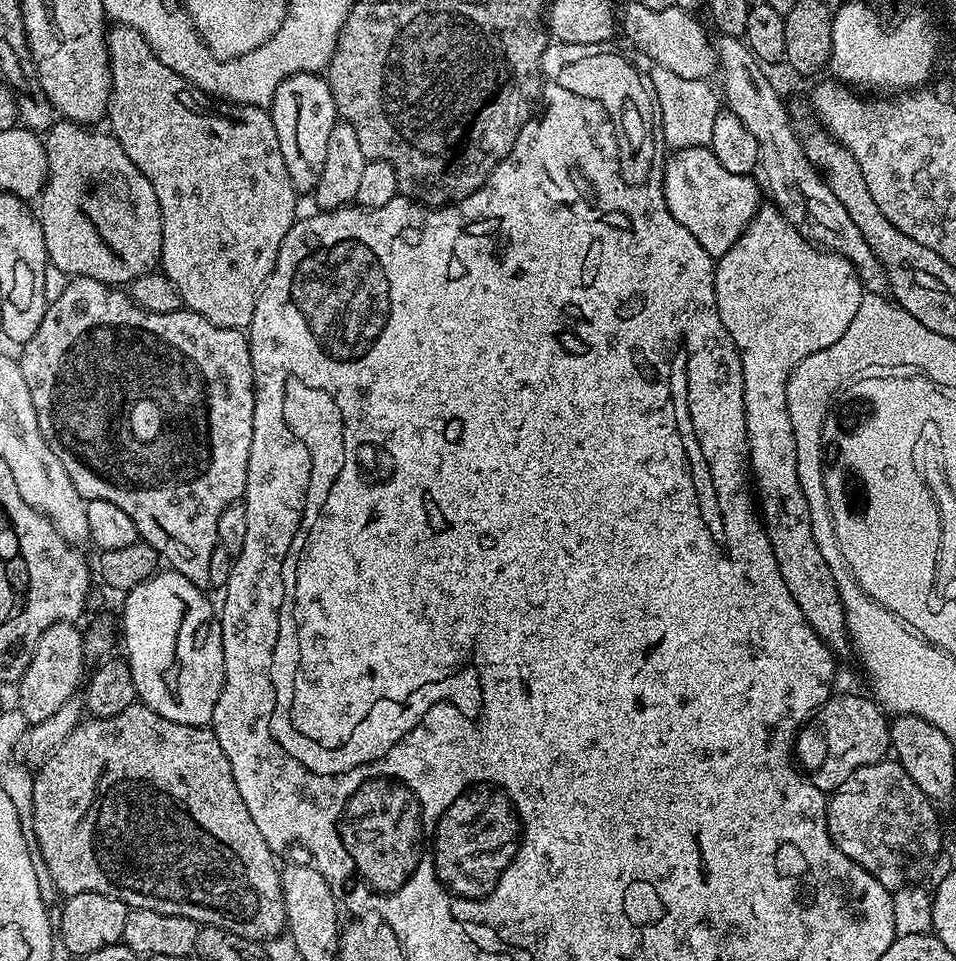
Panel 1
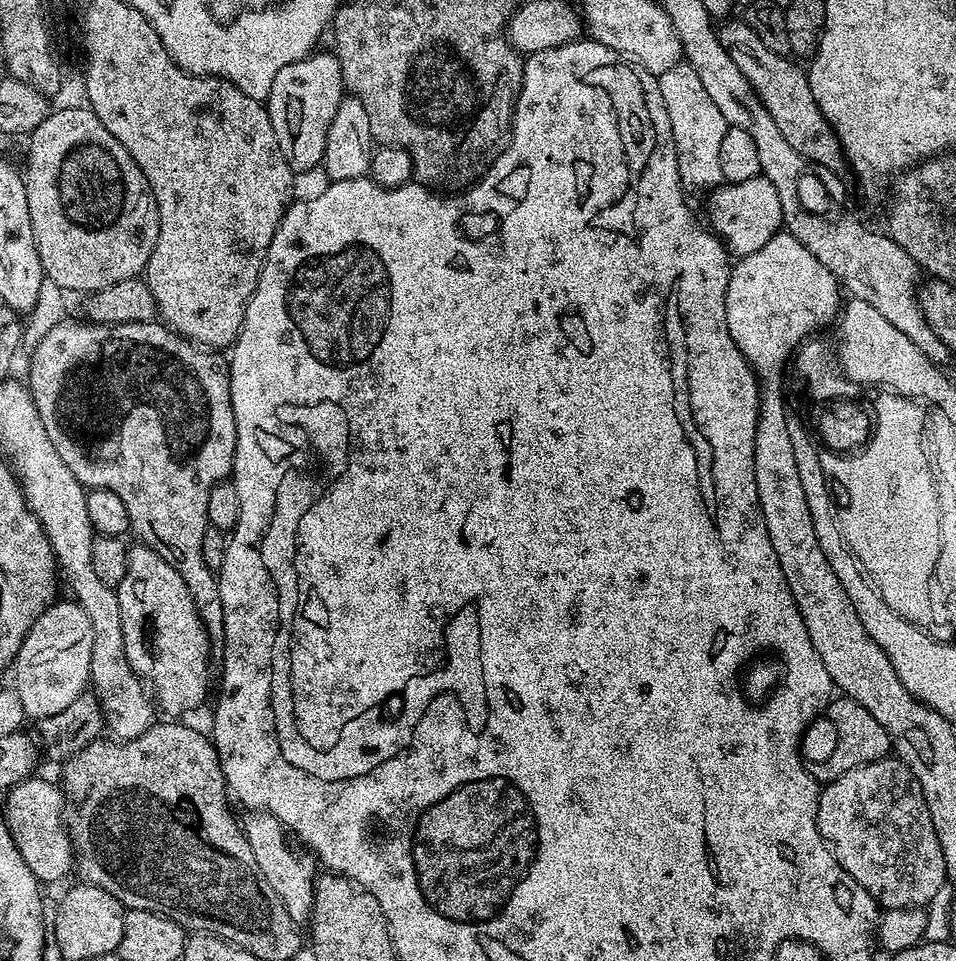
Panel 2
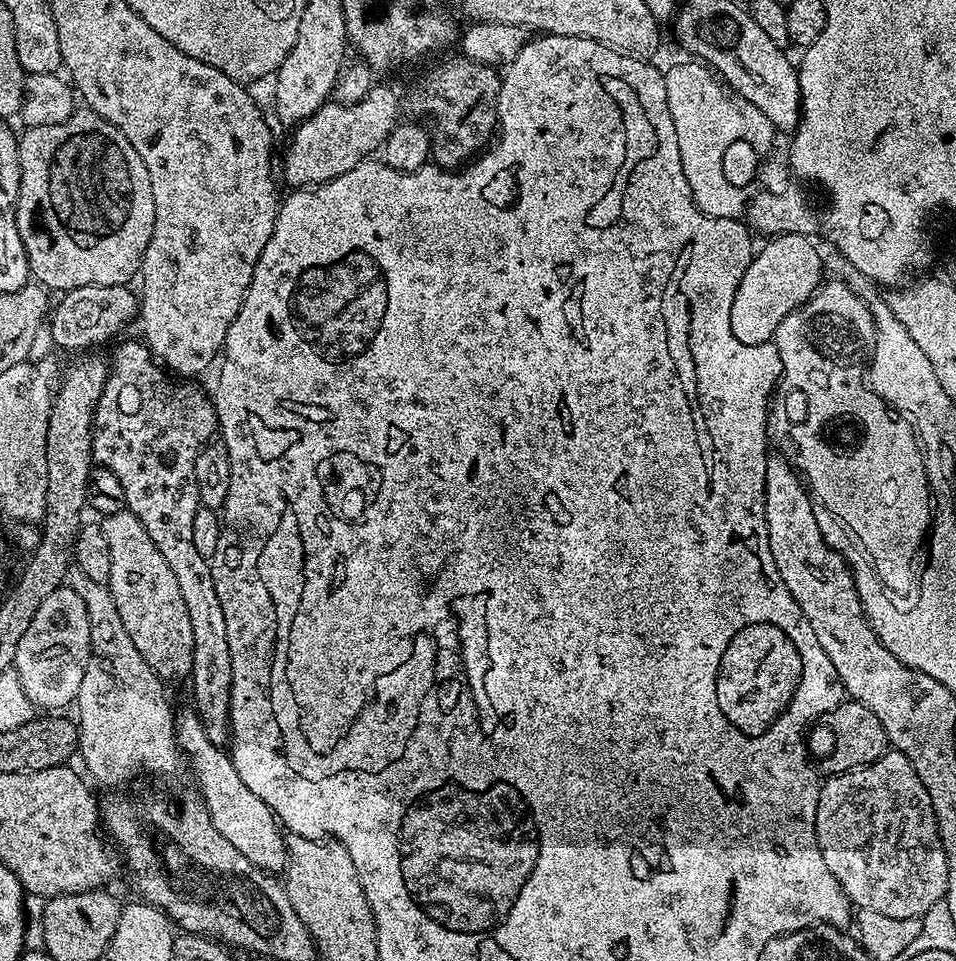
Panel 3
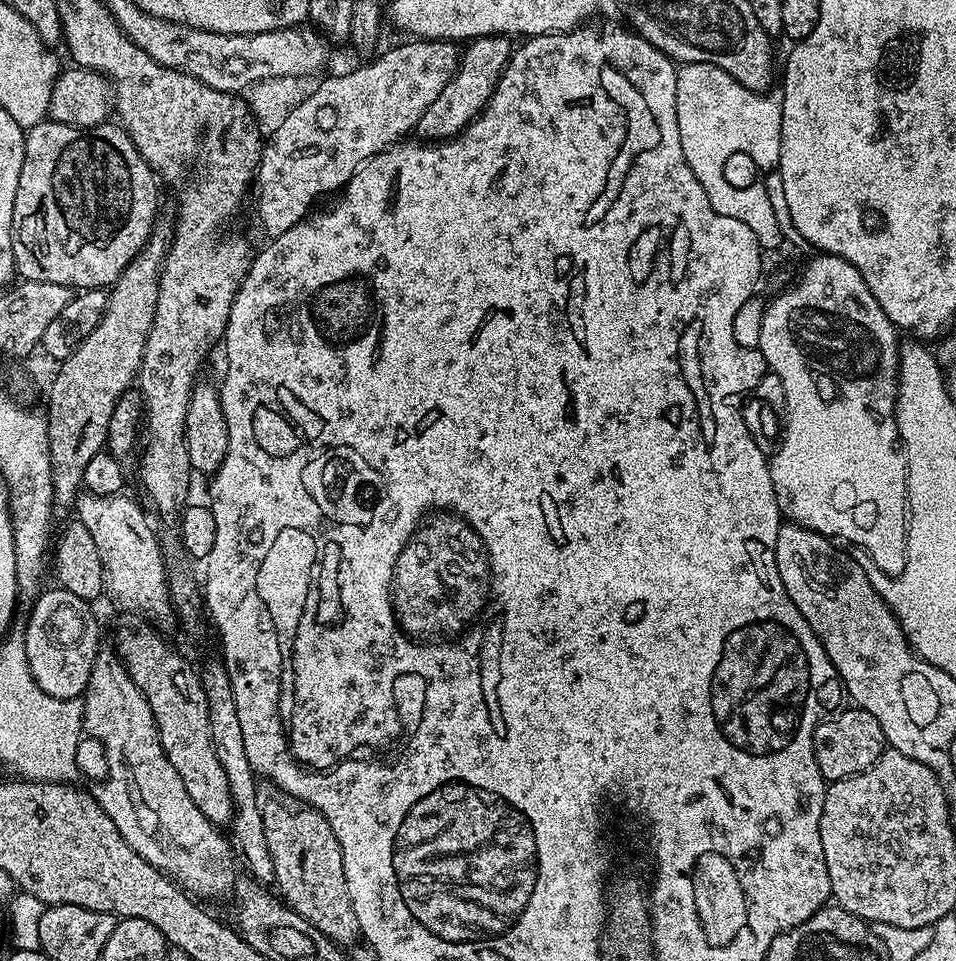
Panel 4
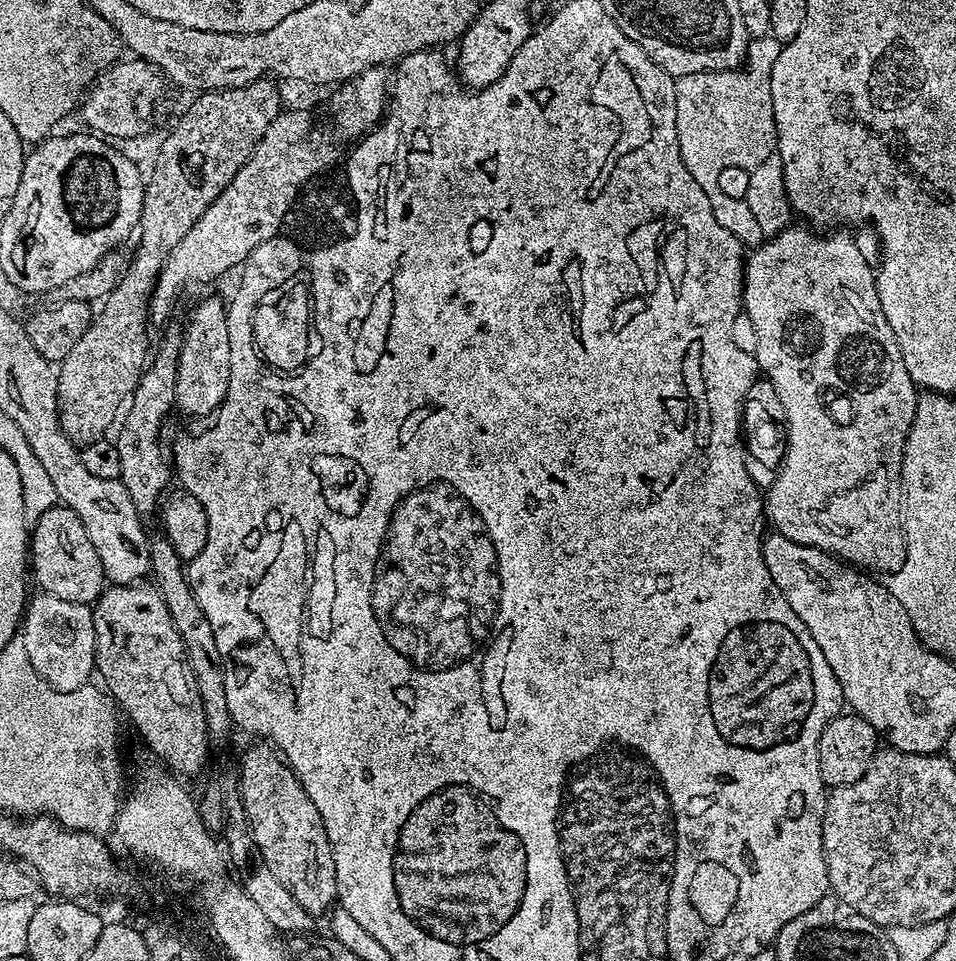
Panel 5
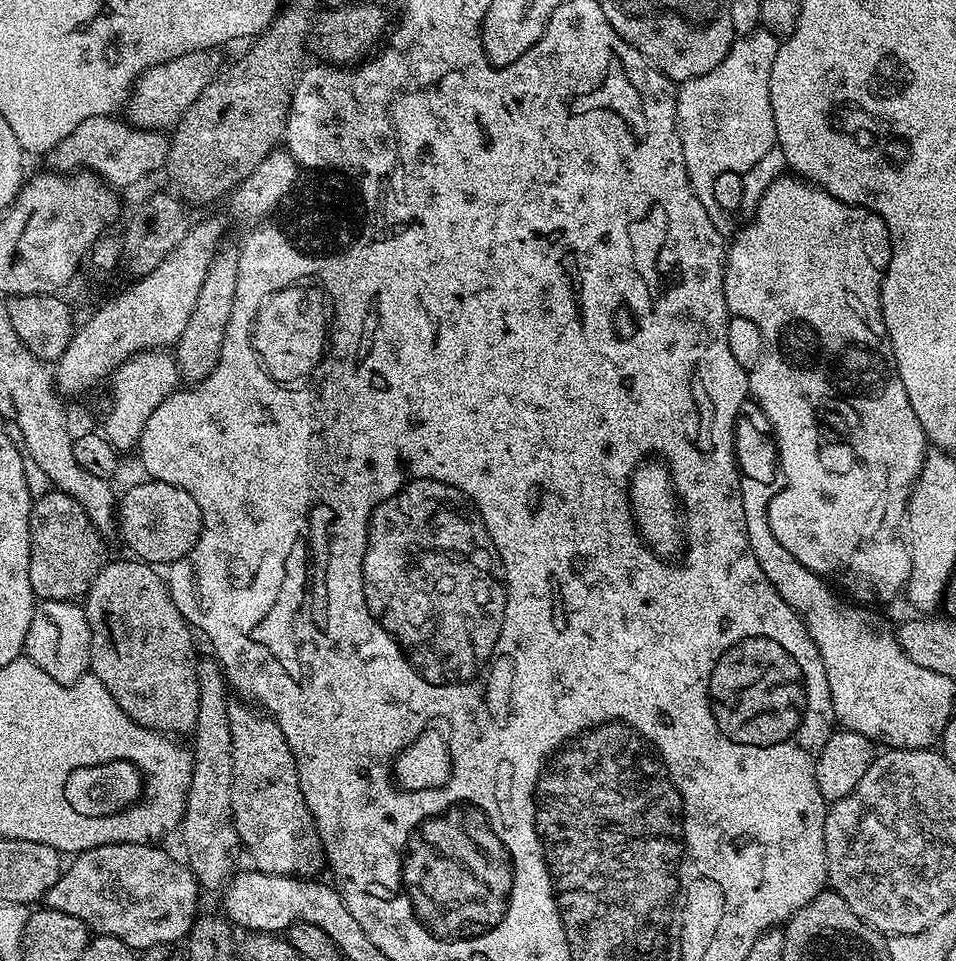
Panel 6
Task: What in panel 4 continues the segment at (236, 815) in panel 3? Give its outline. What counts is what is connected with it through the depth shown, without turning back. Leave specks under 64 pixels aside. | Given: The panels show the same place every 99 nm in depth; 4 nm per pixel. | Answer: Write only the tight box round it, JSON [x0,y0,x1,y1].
[115,623,234,825]

